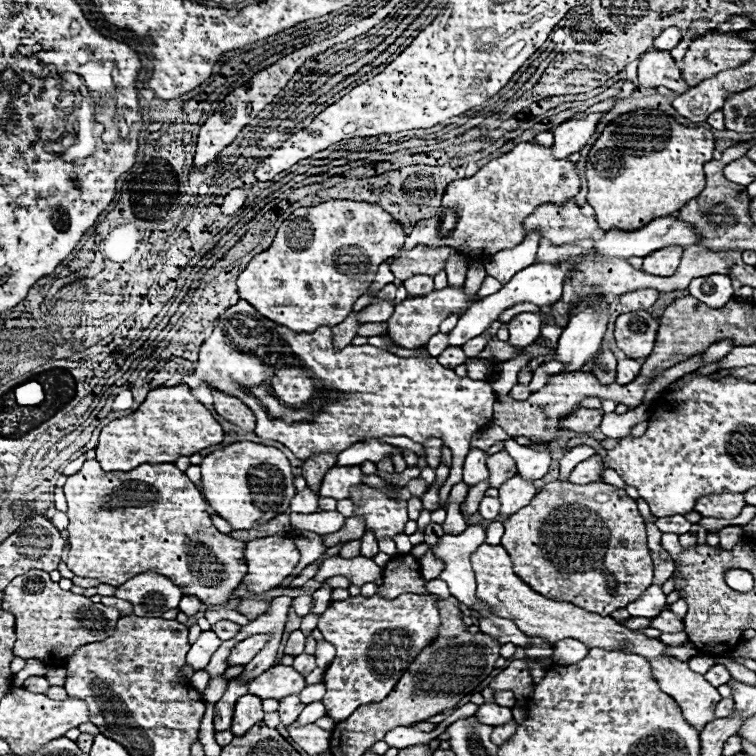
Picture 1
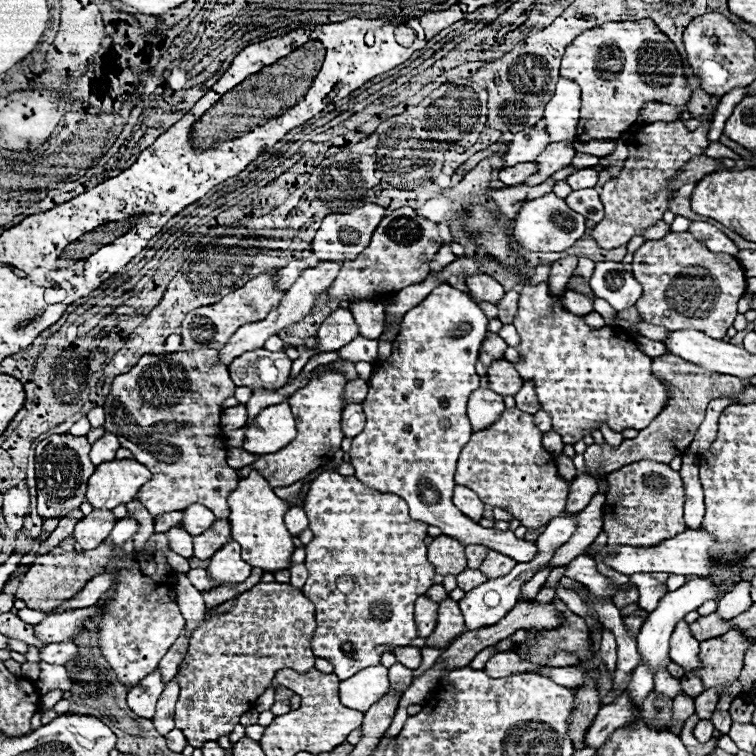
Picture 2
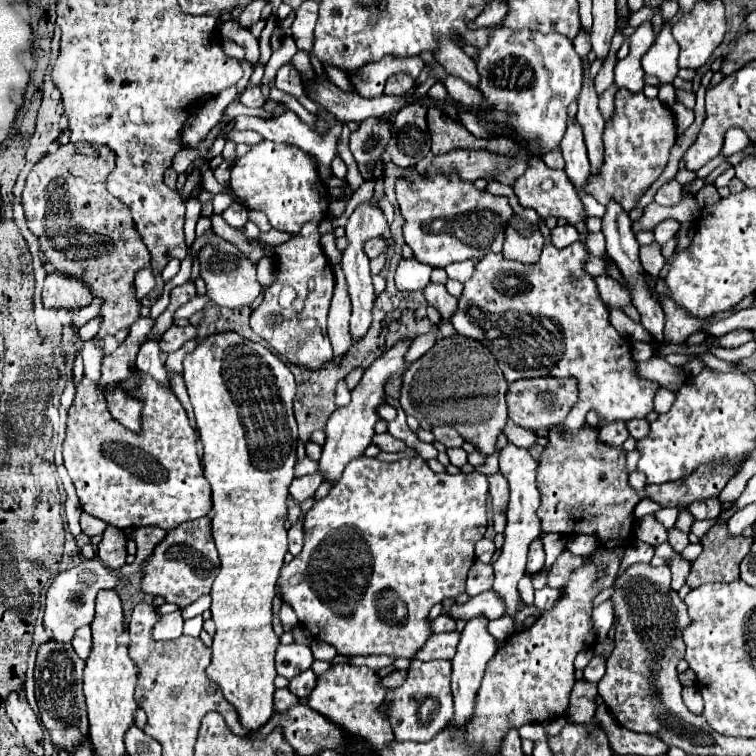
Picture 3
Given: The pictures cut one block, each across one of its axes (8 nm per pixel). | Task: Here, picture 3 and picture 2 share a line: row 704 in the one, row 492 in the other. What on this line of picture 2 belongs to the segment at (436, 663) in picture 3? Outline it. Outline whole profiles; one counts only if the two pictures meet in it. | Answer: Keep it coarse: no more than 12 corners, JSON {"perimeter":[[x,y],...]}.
{"perimeter":[[436,286],[376,362],[358,480],[464,546],[536,542],[452,504],[488,318]]}

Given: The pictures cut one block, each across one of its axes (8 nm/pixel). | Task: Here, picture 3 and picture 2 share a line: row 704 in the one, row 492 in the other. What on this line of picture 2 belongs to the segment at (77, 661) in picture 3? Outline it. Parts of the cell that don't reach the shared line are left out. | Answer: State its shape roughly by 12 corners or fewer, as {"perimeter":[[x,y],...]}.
{"perimeter":[[86,436],[36,446],[38,512],[62,518],[86,498],[96,466]]}

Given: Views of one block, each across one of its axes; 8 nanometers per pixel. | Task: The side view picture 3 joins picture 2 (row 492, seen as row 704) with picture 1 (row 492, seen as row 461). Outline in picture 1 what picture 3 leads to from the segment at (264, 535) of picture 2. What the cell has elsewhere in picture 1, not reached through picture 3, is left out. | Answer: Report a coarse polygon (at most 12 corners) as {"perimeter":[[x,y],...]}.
{"perimeter":[[234,442],[202,464],[204,498],[234,530],[296,494],[274,446]]}

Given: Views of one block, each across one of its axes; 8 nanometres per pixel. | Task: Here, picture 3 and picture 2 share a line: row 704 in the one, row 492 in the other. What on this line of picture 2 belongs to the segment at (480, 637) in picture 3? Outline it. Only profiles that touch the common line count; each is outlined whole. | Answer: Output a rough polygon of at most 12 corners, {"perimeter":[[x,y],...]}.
{"perimeter":[[456,486],[452,500],[472,522],[484,502],[470,488]]}

